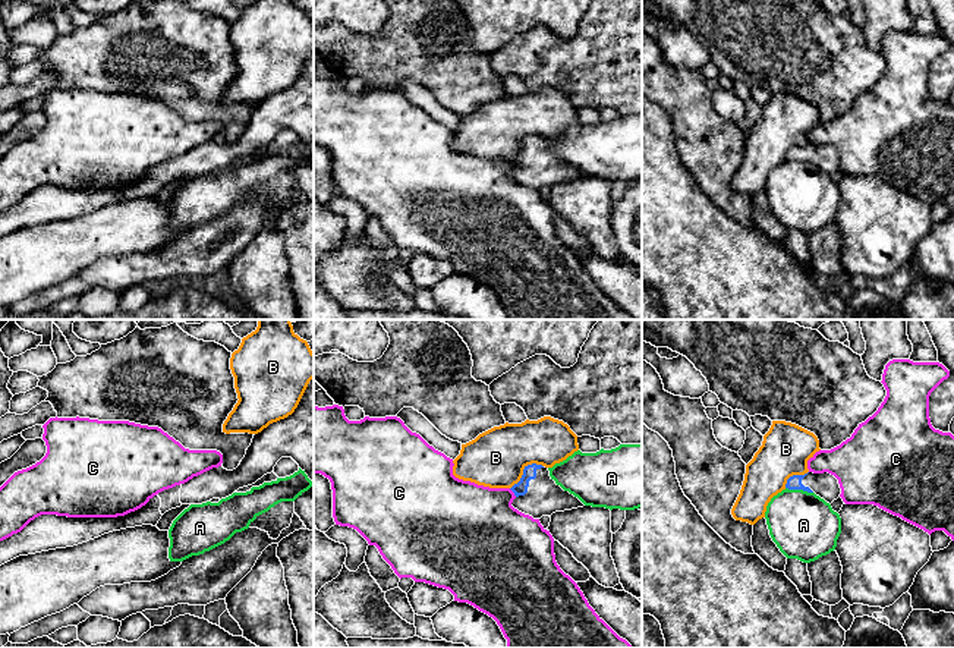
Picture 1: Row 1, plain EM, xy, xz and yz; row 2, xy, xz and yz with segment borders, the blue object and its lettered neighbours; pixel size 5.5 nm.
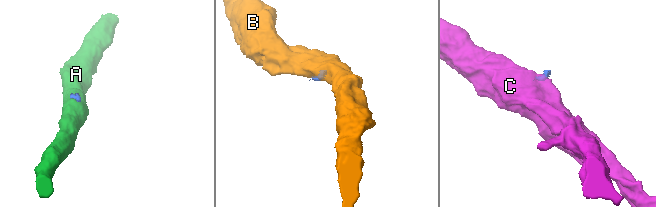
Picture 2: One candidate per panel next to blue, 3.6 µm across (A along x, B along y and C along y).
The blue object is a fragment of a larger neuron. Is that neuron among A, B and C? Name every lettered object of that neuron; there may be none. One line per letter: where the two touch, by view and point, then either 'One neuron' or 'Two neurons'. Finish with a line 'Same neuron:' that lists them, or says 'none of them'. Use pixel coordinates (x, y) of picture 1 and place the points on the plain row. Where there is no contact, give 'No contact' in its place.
A: Touches blue at yz (799, 160). Two neurons
B: Touches blue at xz (523, 141). Two neurons
C: Touches blue at xz (513, 163). Two neurons
Same neuron: none of them

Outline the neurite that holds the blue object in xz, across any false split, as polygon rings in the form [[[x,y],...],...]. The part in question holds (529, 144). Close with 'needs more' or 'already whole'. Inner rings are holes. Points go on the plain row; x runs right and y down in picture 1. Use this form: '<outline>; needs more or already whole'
[[[536,135],[525,138],[520,152],[510,161],[516,167],[511,177],[533,191],[585,177],[555,155],[548,139]]]; needs more

